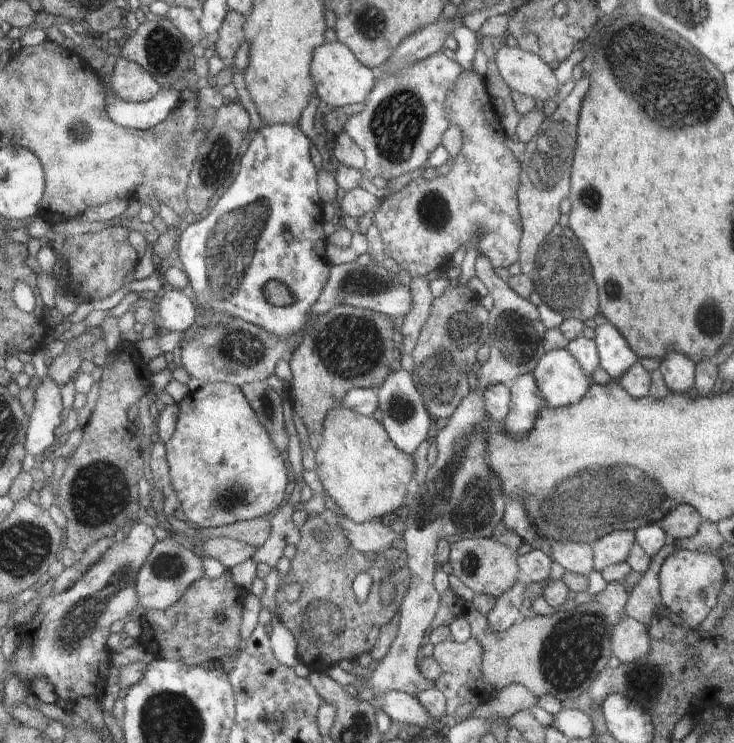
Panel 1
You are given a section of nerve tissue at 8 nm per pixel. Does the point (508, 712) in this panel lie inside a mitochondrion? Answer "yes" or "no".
no

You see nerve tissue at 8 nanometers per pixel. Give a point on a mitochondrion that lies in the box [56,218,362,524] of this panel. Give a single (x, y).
(237, 347)

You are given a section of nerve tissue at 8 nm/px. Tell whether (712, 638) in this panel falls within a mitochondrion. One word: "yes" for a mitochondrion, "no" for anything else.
no

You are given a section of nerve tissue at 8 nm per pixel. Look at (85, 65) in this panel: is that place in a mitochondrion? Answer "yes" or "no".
no

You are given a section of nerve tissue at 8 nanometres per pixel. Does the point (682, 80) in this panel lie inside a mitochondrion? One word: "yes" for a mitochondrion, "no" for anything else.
yes

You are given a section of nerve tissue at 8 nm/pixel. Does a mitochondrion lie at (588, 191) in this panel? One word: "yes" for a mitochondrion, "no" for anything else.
yes

